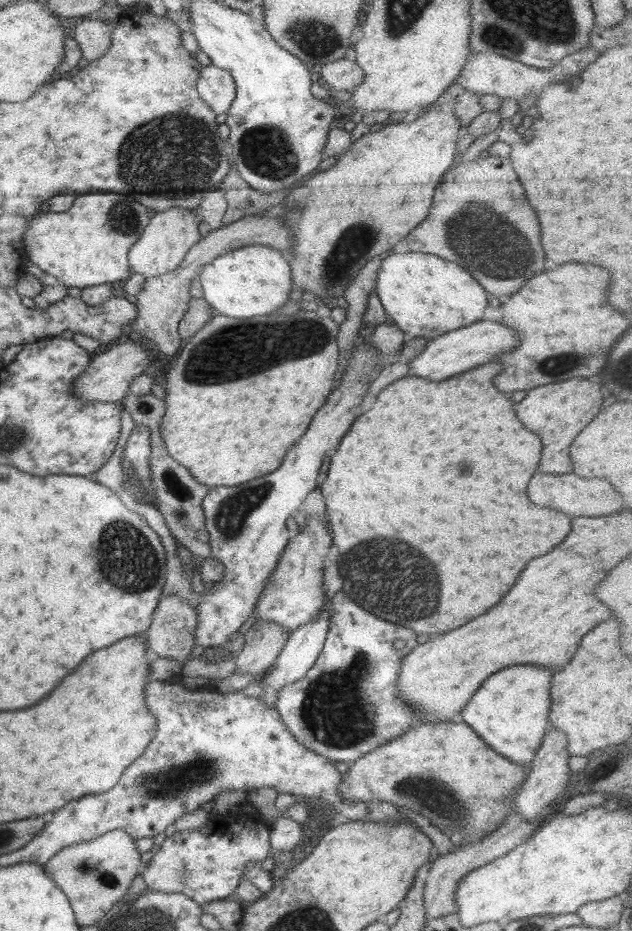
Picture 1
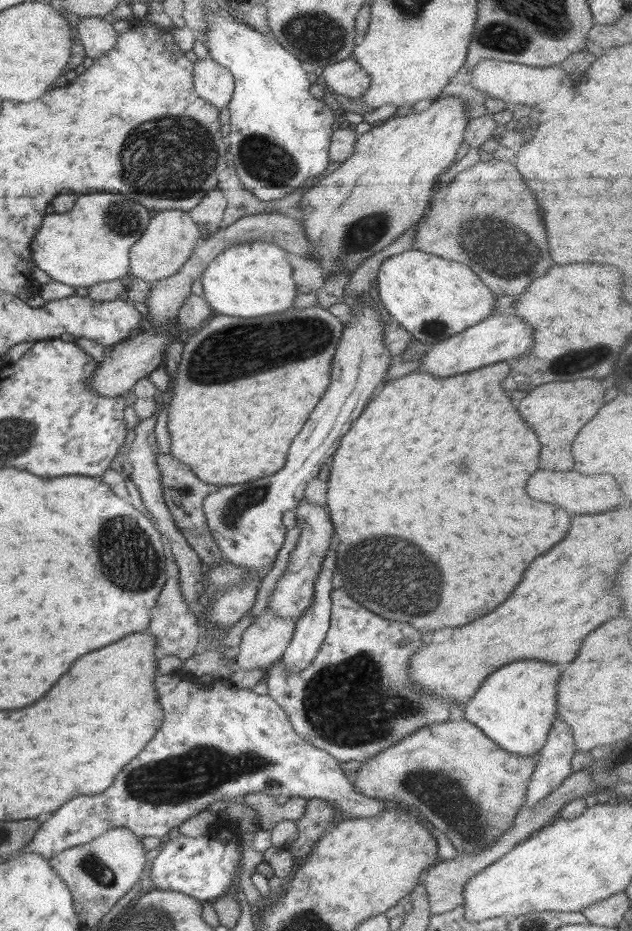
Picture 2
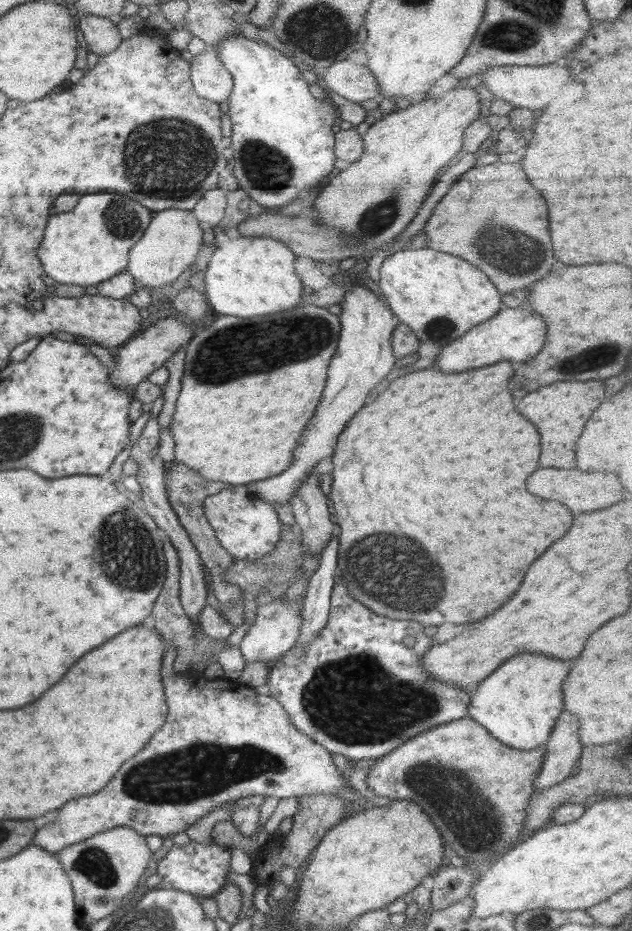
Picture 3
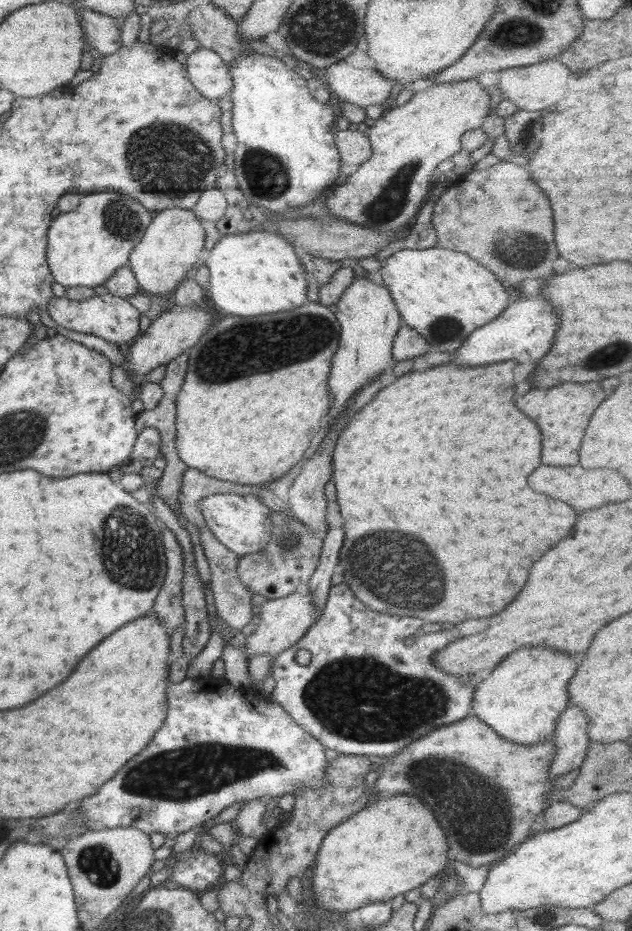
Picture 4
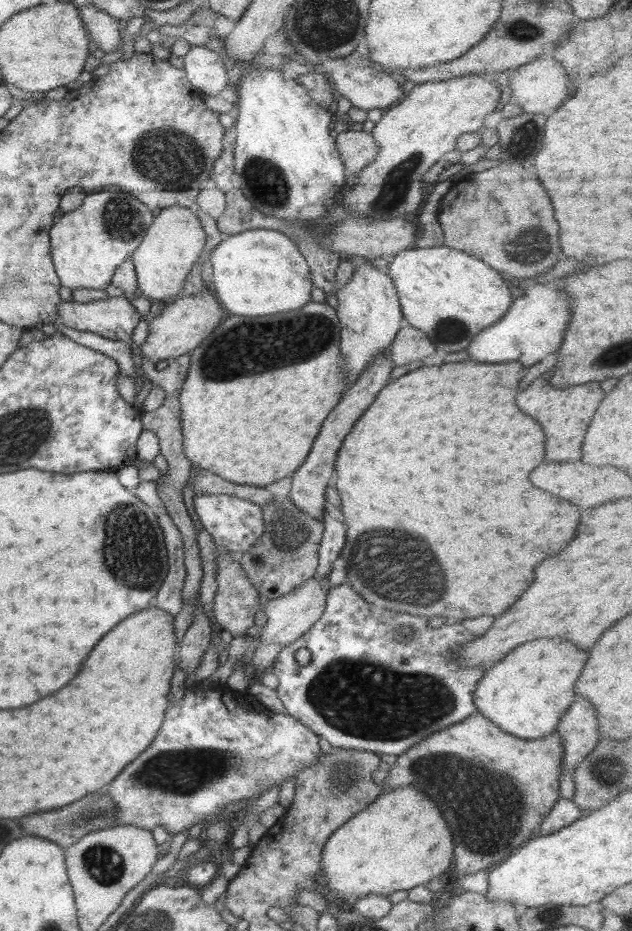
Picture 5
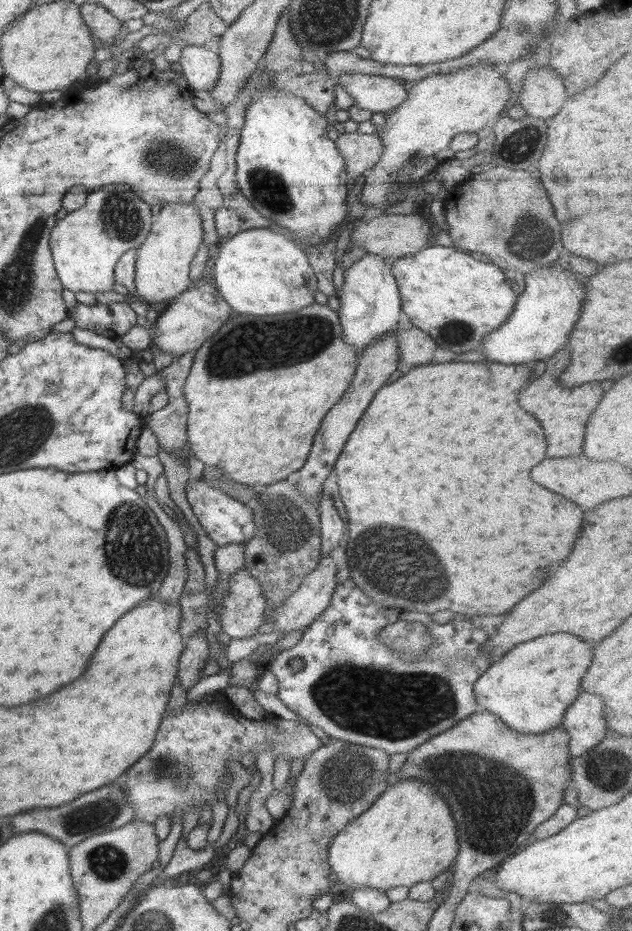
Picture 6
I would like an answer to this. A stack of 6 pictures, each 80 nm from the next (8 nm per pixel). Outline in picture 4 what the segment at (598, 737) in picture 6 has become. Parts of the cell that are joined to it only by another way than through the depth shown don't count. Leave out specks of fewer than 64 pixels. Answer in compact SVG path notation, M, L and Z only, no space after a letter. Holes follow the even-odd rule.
M570 704L556 722L553 741L555 757L550 763L548 772L548 778L553 783L584 762L591 741L588 734L588 720L582 708Z

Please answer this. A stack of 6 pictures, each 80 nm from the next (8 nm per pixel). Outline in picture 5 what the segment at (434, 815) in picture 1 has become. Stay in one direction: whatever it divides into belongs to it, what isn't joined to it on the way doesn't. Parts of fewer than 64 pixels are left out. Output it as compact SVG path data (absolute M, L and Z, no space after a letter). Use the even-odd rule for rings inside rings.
M475 712L469 718L427 736L404 752L384 780L384 790L414 786L426 792L440 808L444 820L450 826L454 843L454 875L451 878L454 897L464 891L460 884L461 876L489 870L530 839L532 832L548 816L559 799L562 761L563 744L556 731L539 739L518 738L505 733L494 722Z

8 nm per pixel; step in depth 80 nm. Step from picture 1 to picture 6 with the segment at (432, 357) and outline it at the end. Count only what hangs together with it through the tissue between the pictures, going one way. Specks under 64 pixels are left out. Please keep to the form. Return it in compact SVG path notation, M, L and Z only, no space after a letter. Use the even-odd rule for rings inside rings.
M556 264L537 268L525 274L524 280L524 291L517 296L513 312L500 328L484 338L484 344L481 344L484 348L478 348L494 362L526 365L550 358L568 344L568 332L572 332L580 316L582 300L586 298L580 276Z

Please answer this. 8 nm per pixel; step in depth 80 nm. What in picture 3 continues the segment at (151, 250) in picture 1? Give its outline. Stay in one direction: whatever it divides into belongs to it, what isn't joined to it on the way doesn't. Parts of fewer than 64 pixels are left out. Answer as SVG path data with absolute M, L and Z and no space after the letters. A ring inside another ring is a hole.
M175 209L154 213L141 239L130 249L127 271L142 288L162 288L175 282L195 262L204 246L203 231L191 211Z

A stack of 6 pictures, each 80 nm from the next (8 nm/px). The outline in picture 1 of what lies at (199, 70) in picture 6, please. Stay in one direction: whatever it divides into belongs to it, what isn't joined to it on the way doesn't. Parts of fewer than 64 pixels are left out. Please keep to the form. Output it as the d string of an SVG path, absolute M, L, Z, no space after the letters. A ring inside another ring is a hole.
M212 64L203 66L197 78L197 91L217 115L224 114L236 96L235 80L227 70Z

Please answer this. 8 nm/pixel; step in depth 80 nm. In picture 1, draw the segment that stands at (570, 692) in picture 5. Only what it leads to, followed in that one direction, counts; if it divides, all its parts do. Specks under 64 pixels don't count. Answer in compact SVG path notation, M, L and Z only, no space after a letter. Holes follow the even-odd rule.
M510 666L506 670L494 672L489 678L486 678L486 681L472 695L468 705L462 710L463 722L470 725L470 728L498 754L520 766L529 766L542 744L544 735L552 726L548 720L550 680L552 680L550 670L544 670L538 666Z

